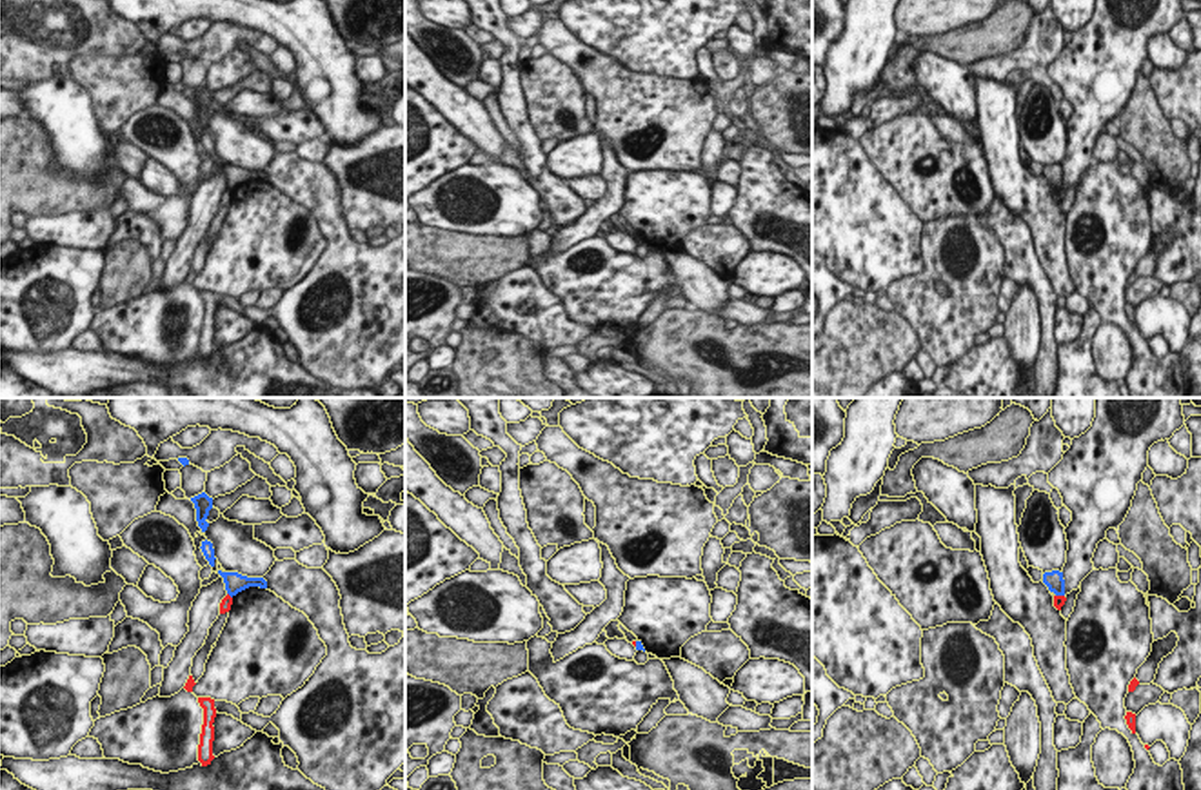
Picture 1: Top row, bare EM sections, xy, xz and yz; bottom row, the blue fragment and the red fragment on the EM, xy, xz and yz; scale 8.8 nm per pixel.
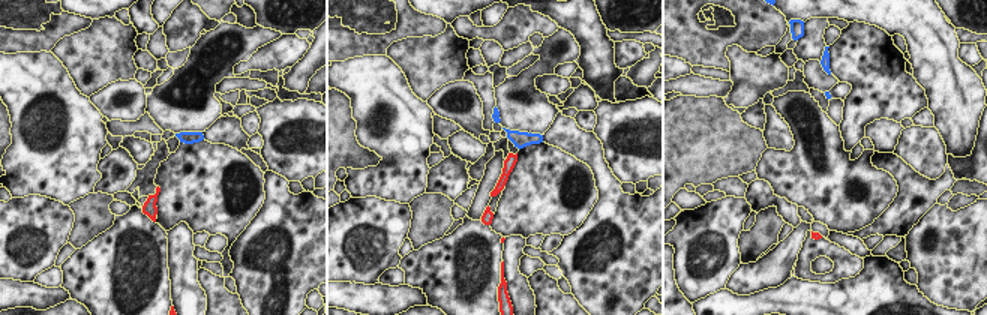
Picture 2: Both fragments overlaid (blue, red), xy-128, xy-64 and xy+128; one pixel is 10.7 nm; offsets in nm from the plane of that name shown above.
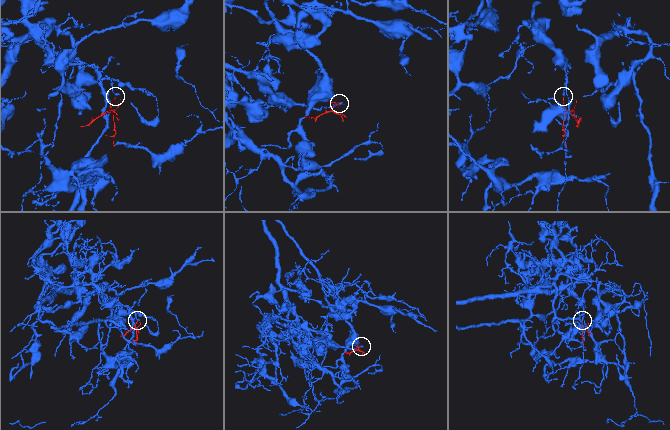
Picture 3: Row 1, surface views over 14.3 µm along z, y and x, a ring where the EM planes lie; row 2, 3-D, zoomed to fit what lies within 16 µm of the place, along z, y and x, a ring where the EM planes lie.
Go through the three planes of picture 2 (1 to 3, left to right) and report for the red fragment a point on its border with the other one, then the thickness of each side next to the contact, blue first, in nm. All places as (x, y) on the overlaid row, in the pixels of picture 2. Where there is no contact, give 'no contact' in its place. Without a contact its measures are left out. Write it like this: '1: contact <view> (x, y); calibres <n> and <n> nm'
1: no contact
2: no contact
3: no contact

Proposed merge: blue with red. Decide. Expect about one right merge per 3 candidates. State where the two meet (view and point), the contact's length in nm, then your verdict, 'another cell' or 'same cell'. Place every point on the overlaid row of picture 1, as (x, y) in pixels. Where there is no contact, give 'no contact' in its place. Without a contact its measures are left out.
contact yz (1060, 594); length 80 nm; another cell

